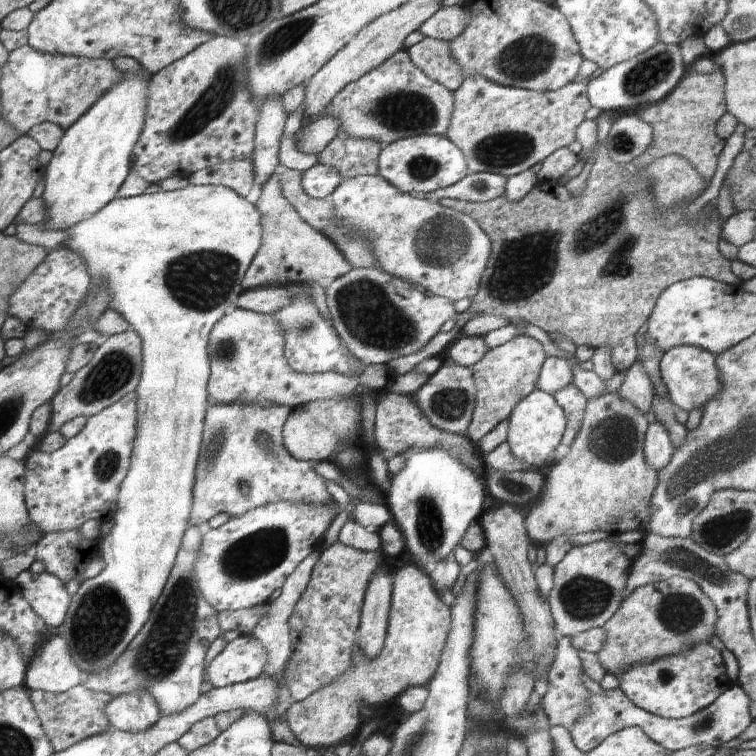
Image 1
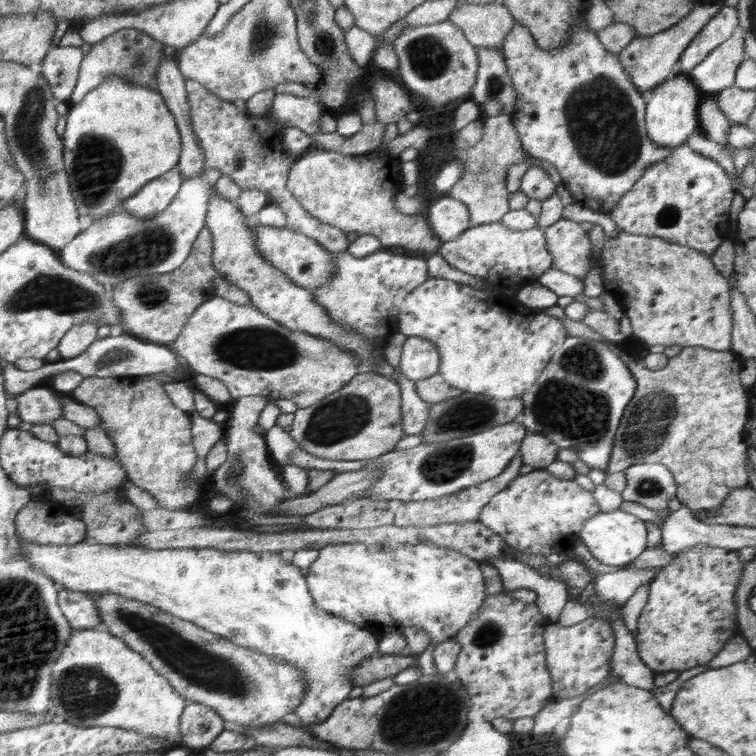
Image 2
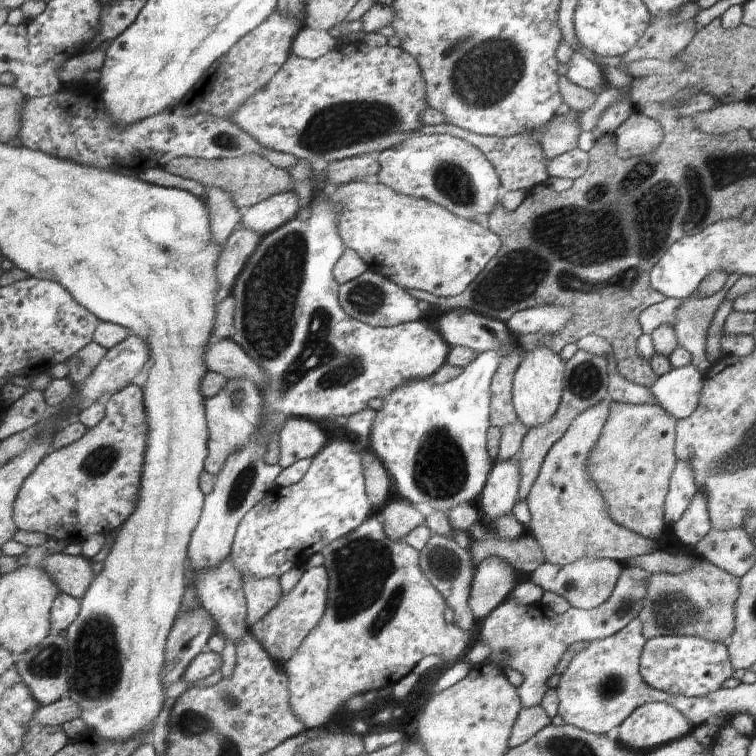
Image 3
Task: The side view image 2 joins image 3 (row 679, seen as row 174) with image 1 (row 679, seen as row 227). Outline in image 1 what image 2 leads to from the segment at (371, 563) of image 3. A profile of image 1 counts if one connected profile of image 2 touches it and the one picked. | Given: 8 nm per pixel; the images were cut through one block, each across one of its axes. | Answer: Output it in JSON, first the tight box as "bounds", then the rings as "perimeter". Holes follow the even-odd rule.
{"bounds":[285,564,451,747],"perimeter":[[[415,564],[400,568],[393,579],[389,623],[382,652],[370,660],[359,649],[342,676],[304,700],[293,703],[285,714],[292,734],[307,747],[334,746],[354,734],[362,722],[360,706],[374,707],[400,696],[407,688],[426,687],[438,670],[440,654],[450,634],[450,621],[451,610],[434,590],[427,571]]]}

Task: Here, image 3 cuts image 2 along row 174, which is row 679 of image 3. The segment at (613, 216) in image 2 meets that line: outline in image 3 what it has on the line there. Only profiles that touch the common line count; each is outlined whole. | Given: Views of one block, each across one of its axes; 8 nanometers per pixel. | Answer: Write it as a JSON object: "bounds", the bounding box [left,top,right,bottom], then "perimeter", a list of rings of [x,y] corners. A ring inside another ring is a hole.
{"bounds":[639,635,736,697],"perimeter":[[[664,635],[647,639],[639,658],[639,673],[652,688],[687,697],[701,697],[723,686],[736,675],[731,664],[728,644],[704,640],[692,635]]]}

